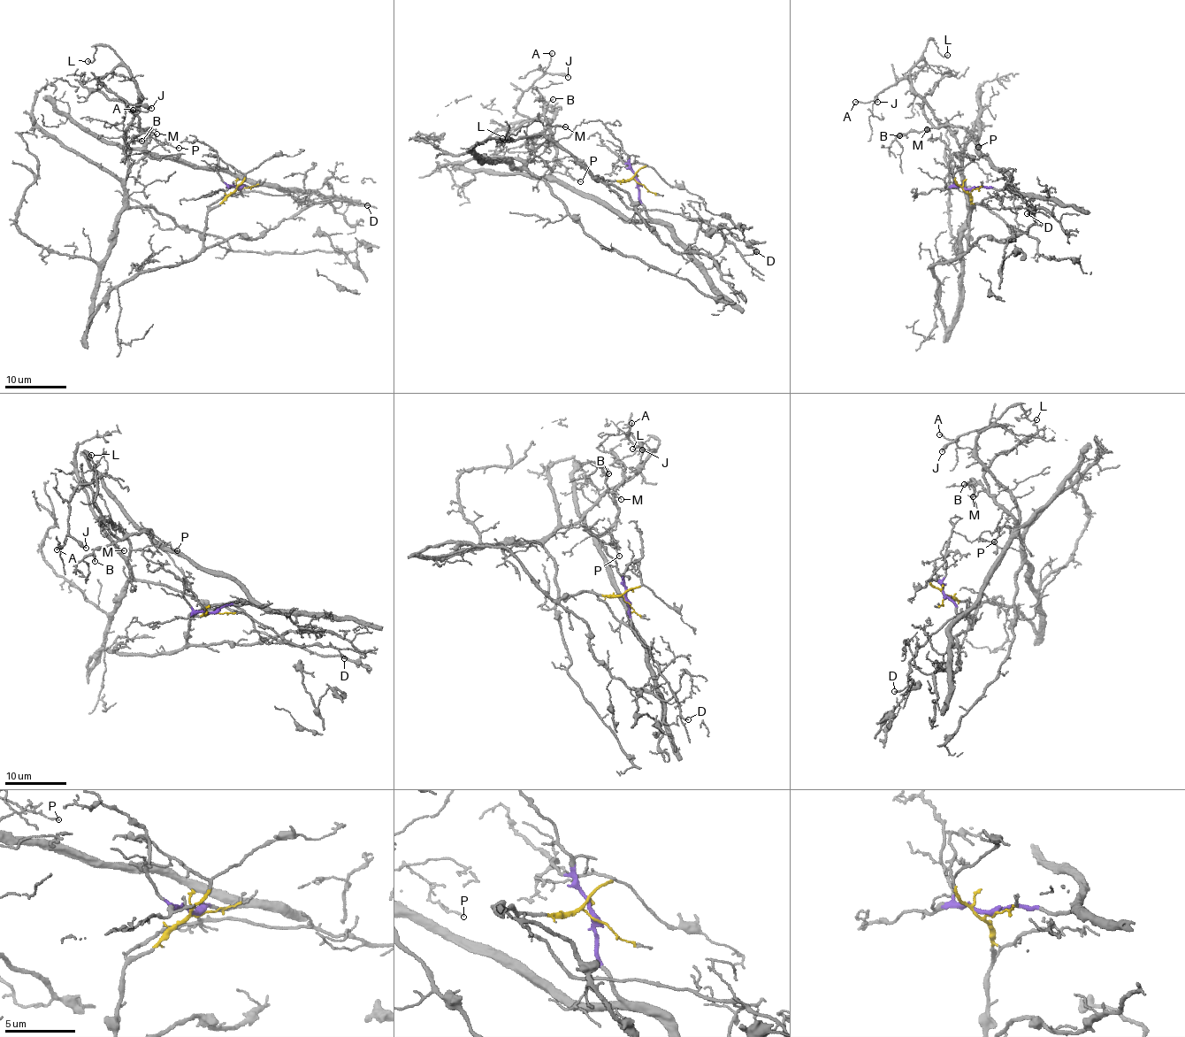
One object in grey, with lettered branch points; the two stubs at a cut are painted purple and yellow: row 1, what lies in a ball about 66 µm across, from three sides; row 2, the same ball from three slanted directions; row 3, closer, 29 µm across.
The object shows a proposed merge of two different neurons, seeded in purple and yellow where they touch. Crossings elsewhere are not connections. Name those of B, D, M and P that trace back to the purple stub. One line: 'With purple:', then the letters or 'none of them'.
With purple: B, M, P

